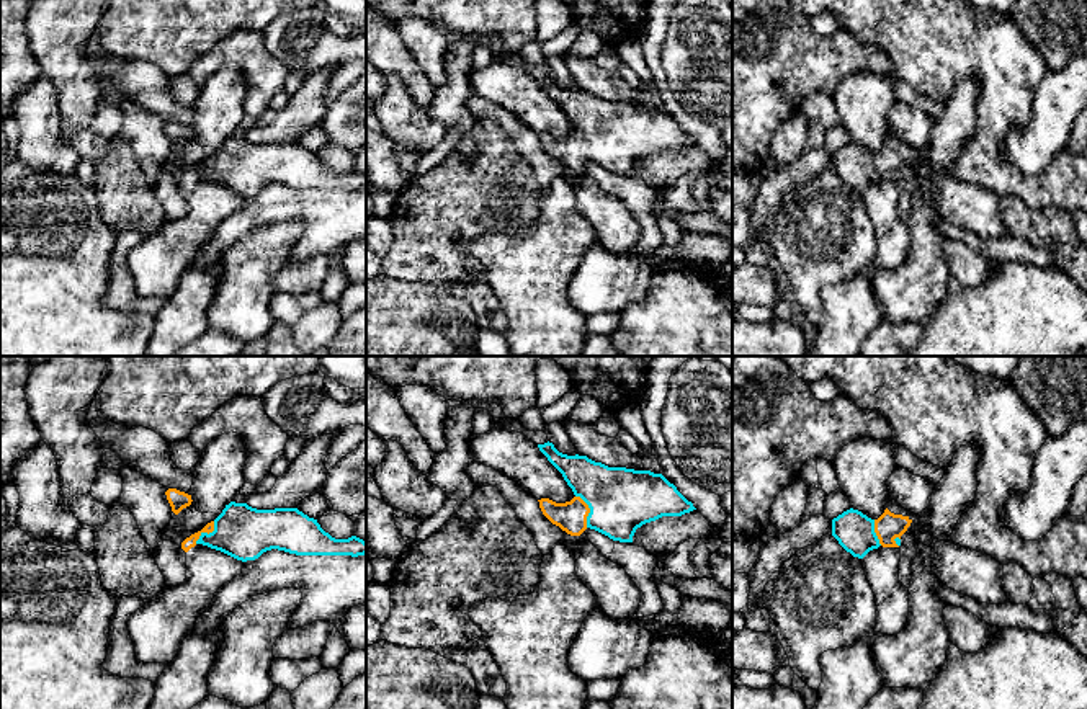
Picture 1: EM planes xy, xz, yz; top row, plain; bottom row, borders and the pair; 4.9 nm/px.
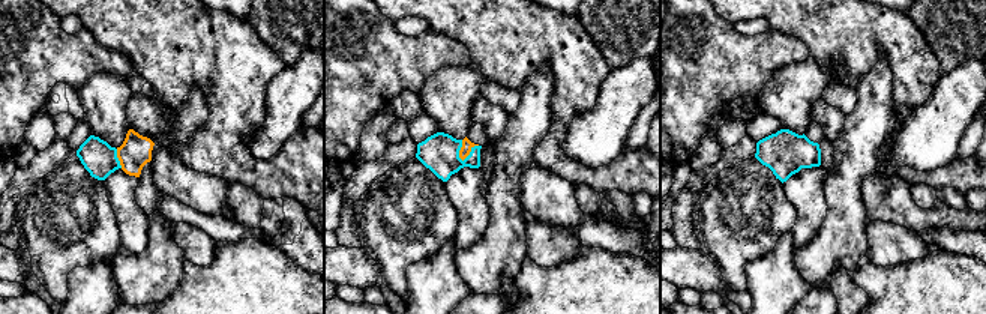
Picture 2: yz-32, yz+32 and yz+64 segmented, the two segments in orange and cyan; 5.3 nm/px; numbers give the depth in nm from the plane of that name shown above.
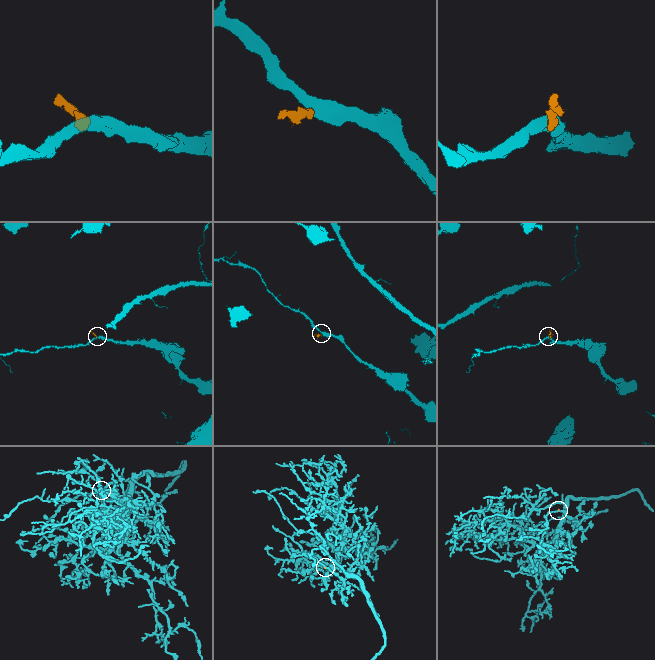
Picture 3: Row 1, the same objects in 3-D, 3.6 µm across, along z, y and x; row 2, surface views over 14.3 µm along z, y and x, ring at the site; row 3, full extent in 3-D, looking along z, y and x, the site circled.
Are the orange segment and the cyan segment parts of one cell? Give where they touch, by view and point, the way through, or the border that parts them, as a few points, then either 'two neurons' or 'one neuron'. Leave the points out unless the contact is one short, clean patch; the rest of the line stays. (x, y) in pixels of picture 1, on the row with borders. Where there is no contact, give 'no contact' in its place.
contact xz (589, 510); way xz (571, 517), (589, 510), (605, 500), (621, 500); one neuron

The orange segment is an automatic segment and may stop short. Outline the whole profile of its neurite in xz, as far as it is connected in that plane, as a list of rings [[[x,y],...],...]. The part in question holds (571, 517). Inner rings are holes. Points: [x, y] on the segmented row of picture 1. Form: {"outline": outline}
{"outline": [[[549,441],[538,448],[575,495],[566,503],[541,498],[539,508],[570,536],[580,536],[590,528],[613,541],[633,542],[642,524],[696,510],[662,474],[608,467],[579,454],[567,456]]]}

